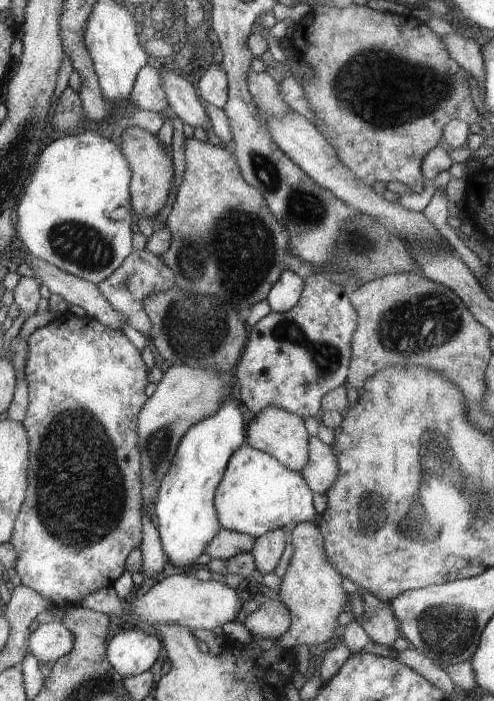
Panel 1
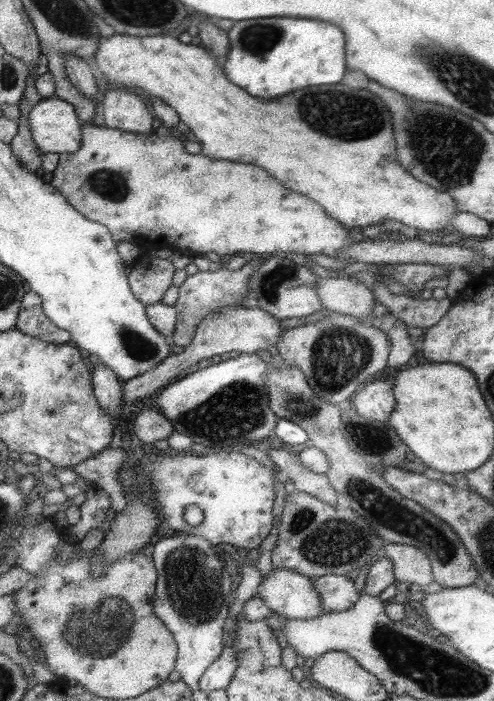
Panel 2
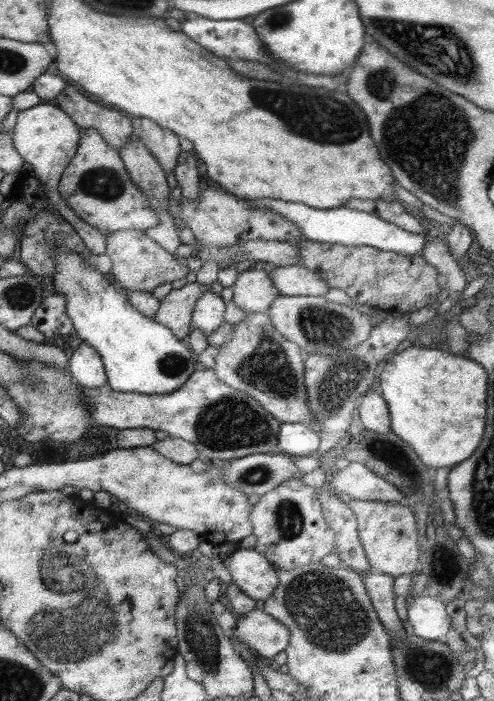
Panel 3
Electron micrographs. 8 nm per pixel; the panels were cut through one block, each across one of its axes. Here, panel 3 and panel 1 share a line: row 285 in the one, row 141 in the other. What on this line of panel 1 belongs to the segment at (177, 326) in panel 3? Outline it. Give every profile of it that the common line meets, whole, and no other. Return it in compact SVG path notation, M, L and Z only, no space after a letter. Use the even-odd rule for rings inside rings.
M192 137L184 140L184 157L186 162L184 176L166 222L171 233L170 247L159 256L174 273L175 284L184 292L216 296L226 304L232 302L232 306L240 312L243 319L246 319L250 308L267 298L272 286L276 284L284 270L291 270L303 279L324 270L328 274L352 274L356 280L360 278L365 281L394 273L421 273L420 266L412 258L412 248L408 248L408 242L404 242L402 238L386 230L378 220L372 220L368 214L362 214L360 211L357 211L352 218L348 218L340 228L338 252L332 256L332 260L326 266L316 268L312 262L304 262L302 258L288 252L290 232L270 212L262 193L244 180L234 153L230 154L228 150L215 146L210 141L200 142Z

